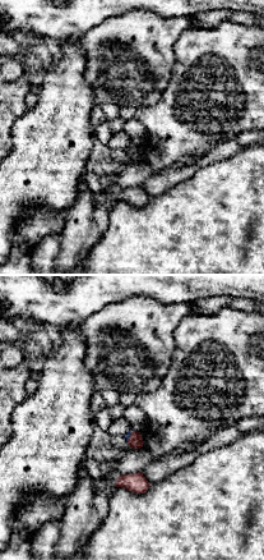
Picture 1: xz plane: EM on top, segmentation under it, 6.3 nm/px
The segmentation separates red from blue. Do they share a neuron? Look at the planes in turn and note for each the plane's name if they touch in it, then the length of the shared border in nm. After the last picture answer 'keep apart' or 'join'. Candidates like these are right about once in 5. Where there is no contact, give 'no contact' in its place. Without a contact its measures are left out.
meets red in xz; contact 70 nm long

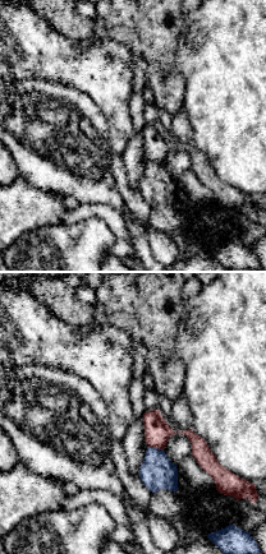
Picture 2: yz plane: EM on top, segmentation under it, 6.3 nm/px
meets red in yz; contact 100 nm long

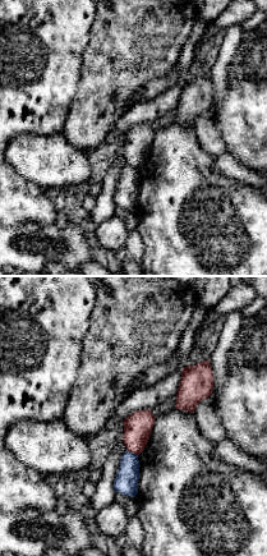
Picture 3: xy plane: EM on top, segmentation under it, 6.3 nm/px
meets red in xy; contact 80 nm long

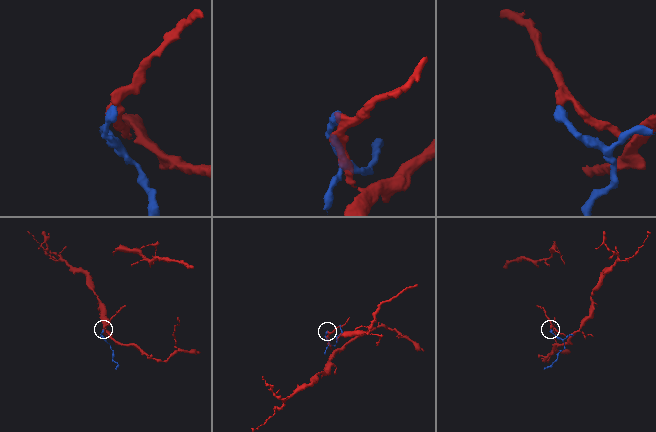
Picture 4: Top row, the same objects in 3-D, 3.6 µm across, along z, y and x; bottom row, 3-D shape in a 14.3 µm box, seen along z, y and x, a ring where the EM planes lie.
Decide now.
keep apart

